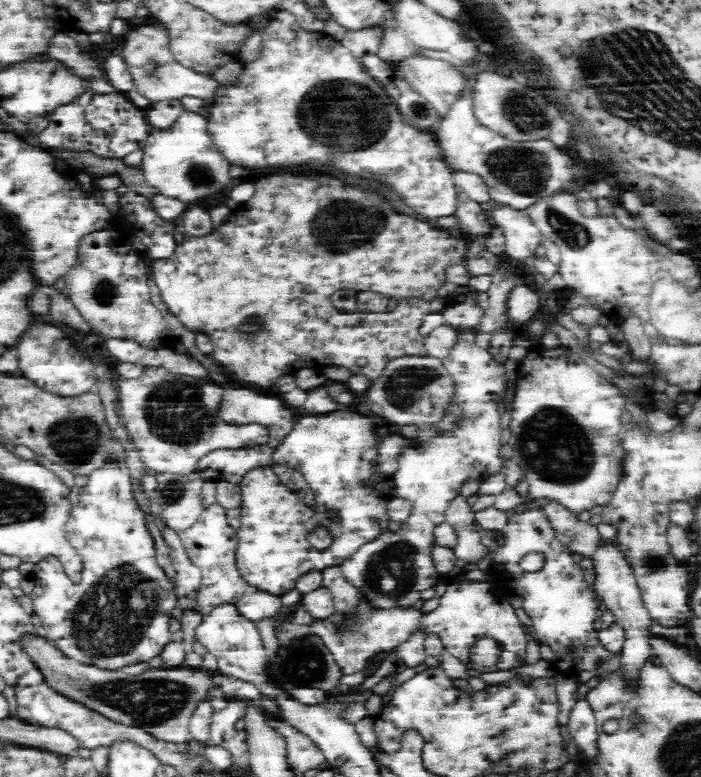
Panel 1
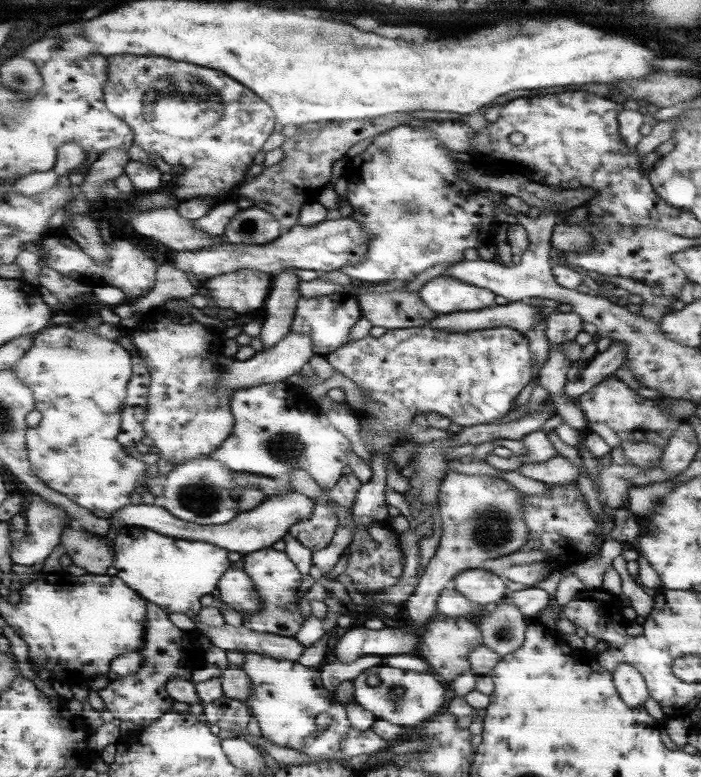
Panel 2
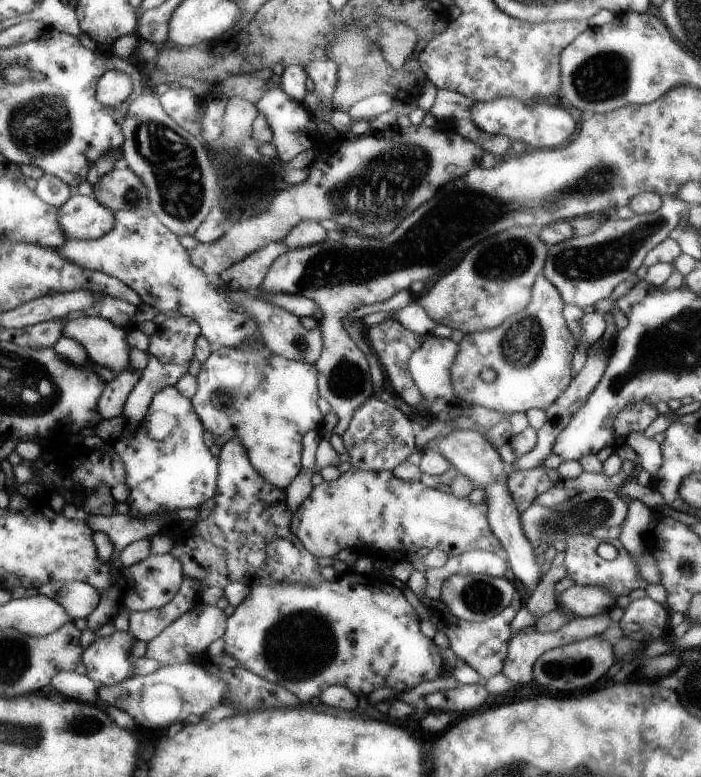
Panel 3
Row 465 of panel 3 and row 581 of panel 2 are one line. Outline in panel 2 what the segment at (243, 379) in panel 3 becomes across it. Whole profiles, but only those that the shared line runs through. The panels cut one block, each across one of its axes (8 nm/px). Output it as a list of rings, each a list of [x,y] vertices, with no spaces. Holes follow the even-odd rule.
[[[265,548],[265,550],[259,550],[257,554],[253,552],[245,554],[243,570],[253,578],[257,592],[261,594],[261,600],[263,600],[263,606],[259,612],[243,614],[243,624],[255,632],[269,632],[269,634],[295,638],[301,632],[303,622],[309,620],[301,614],[301,606],[299,606],[301,598],[297,600],[297,596],[301,594],[301,578],[303,578],[303,572],[299,570],[297,562],[293,562],[293,558],[289,558],[287,552]]]

